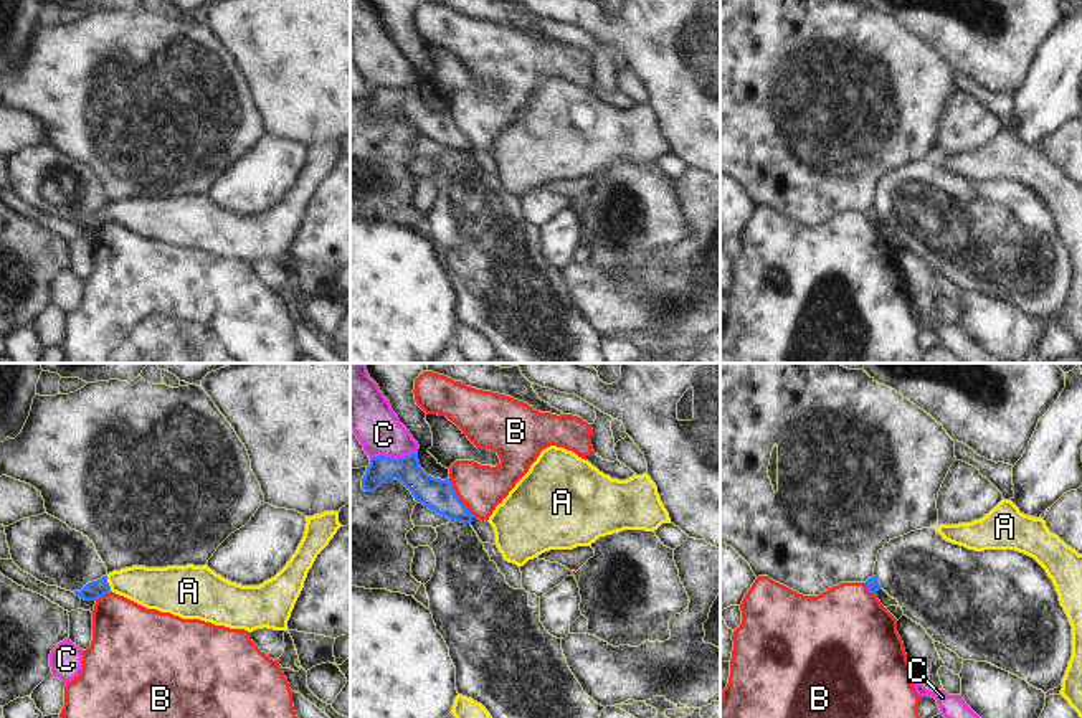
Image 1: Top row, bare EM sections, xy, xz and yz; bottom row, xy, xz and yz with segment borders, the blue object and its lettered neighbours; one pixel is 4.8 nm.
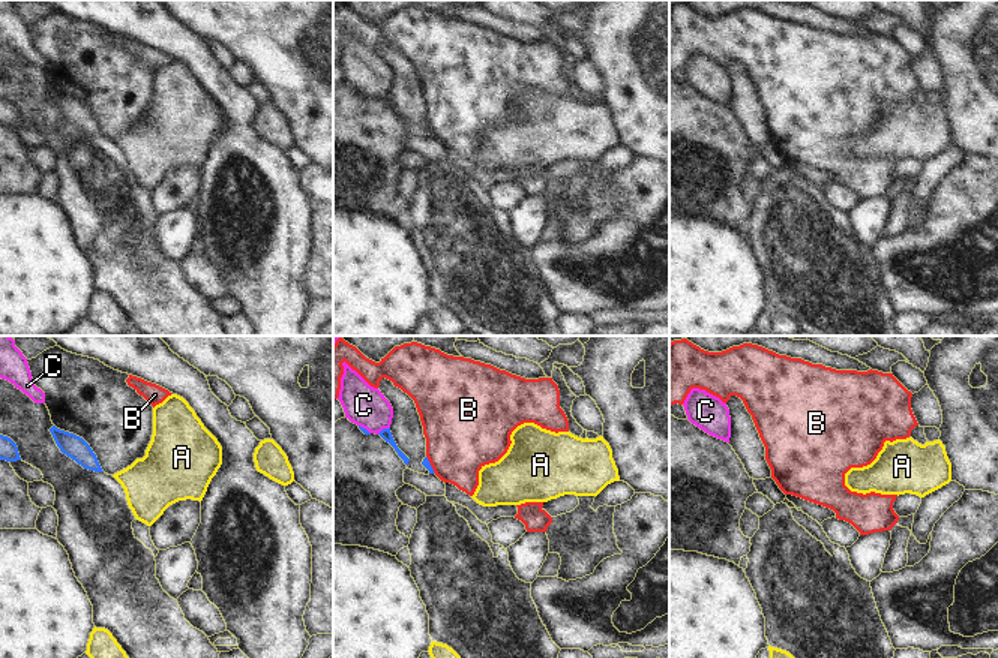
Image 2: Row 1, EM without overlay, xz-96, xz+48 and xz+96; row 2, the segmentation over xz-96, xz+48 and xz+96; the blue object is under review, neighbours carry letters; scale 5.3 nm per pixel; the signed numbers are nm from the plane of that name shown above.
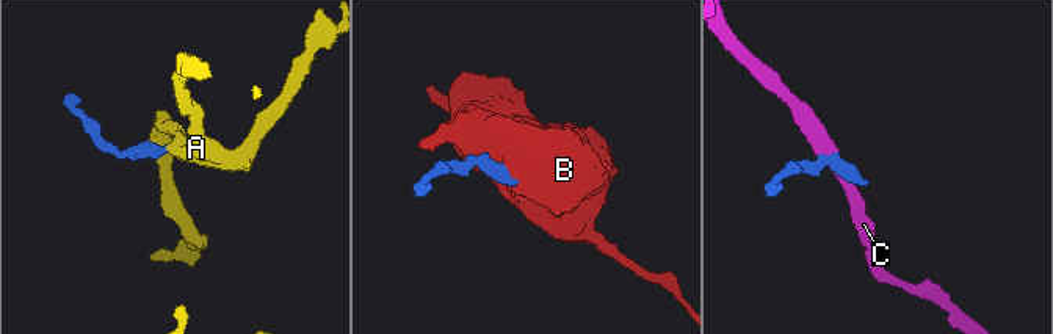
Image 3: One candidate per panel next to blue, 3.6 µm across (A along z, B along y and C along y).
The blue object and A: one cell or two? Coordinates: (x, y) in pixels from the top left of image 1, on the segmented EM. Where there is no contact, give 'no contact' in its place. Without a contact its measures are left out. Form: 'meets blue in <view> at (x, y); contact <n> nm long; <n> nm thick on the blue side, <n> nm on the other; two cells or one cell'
meets blue in xy at (108, 583); contact 80 nm long; 90 nm thick on the blue side, 200 nm on the other; one cell

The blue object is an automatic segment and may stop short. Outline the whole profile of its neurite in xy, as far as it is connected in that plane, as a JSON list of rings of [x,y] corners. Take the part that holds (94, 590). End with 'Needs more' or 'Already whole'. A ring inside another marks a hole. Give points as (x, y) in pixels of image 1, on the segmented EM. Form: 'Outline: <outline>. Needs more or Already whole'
Outline: [[[339,512],[306,517],[304,536],[287,564],[259,586],[231,583],[205,566],[132,566],[112,571],[74,591],[84,601],[96,601],[109,591],[147,609],[170,612],[182,619],[200,619],[230,629],[287,631],[287,621],[317,555],[337,530]]]. Needs more

